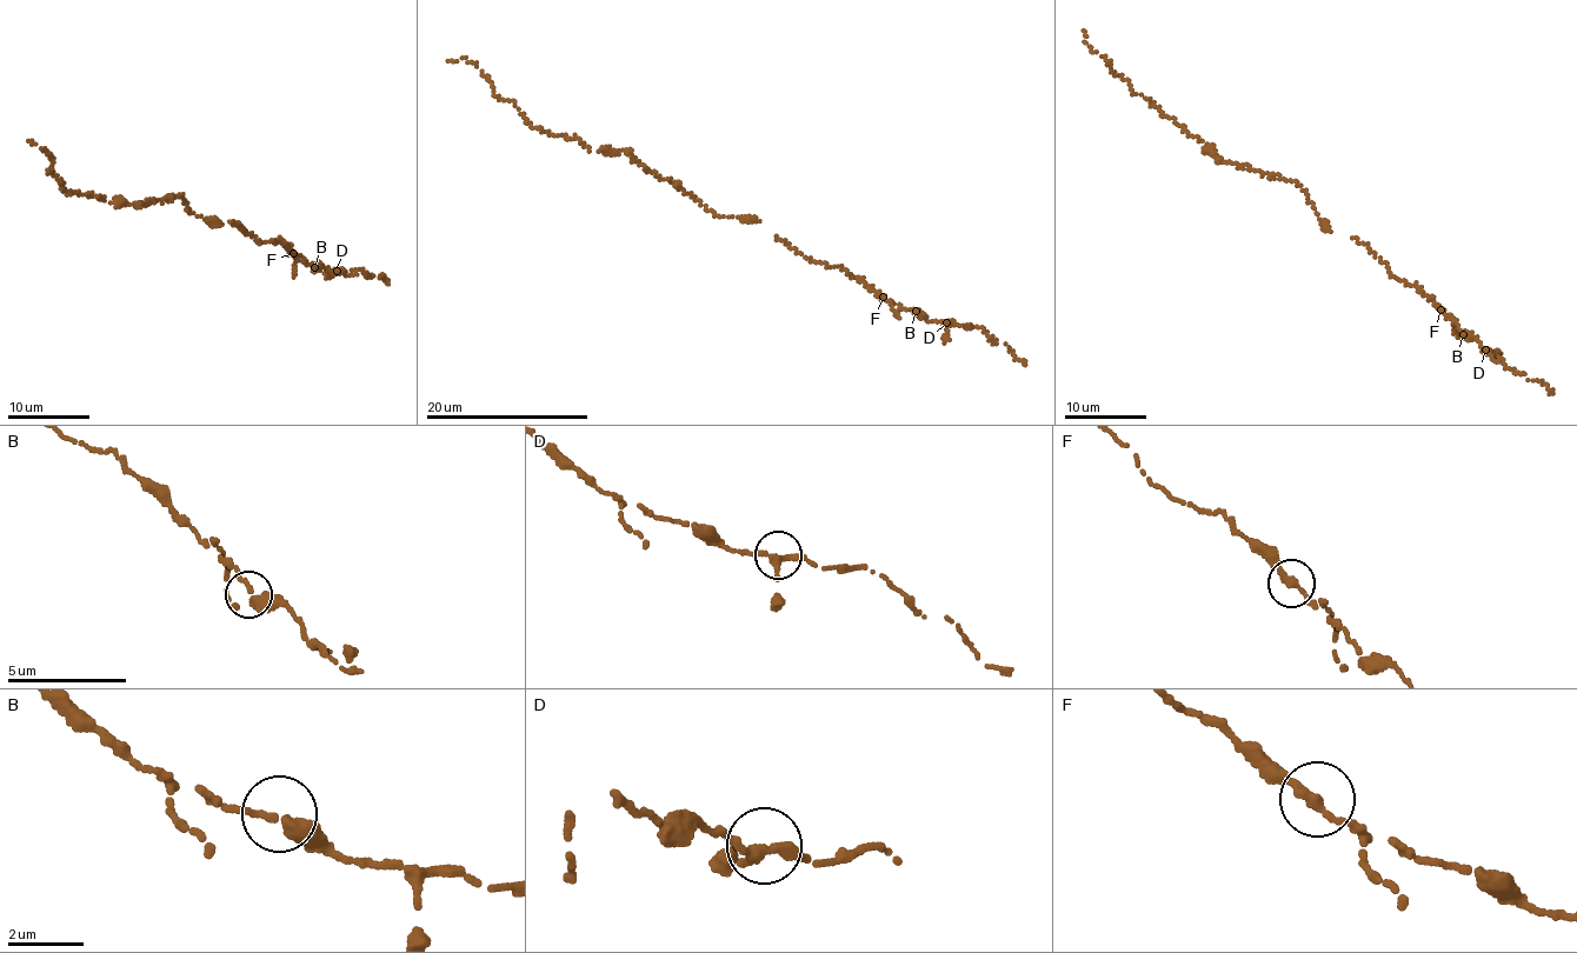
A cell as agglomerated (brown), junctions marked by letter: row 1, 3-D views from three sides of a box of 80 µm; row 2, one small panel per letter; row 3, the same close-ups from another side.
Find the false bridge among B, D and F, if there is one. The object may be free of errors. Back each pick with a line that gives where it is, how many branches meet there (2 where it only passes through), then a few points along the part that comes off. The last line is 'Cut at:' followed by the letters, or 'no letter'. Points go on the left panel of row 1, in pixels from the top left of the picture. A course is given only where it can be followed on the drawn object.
Cut at: no letter

